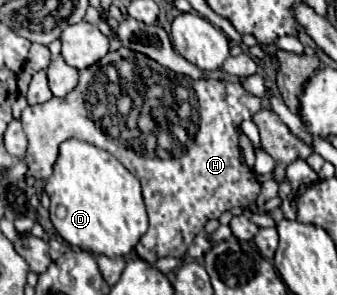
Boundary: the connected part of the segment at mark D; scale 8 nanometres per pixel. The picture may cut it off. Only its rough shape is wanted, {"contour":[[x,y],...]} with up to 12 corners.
{"contour":[[68,139],[46,193],[66,243],[124,257],[148,229],[140,181]]}

